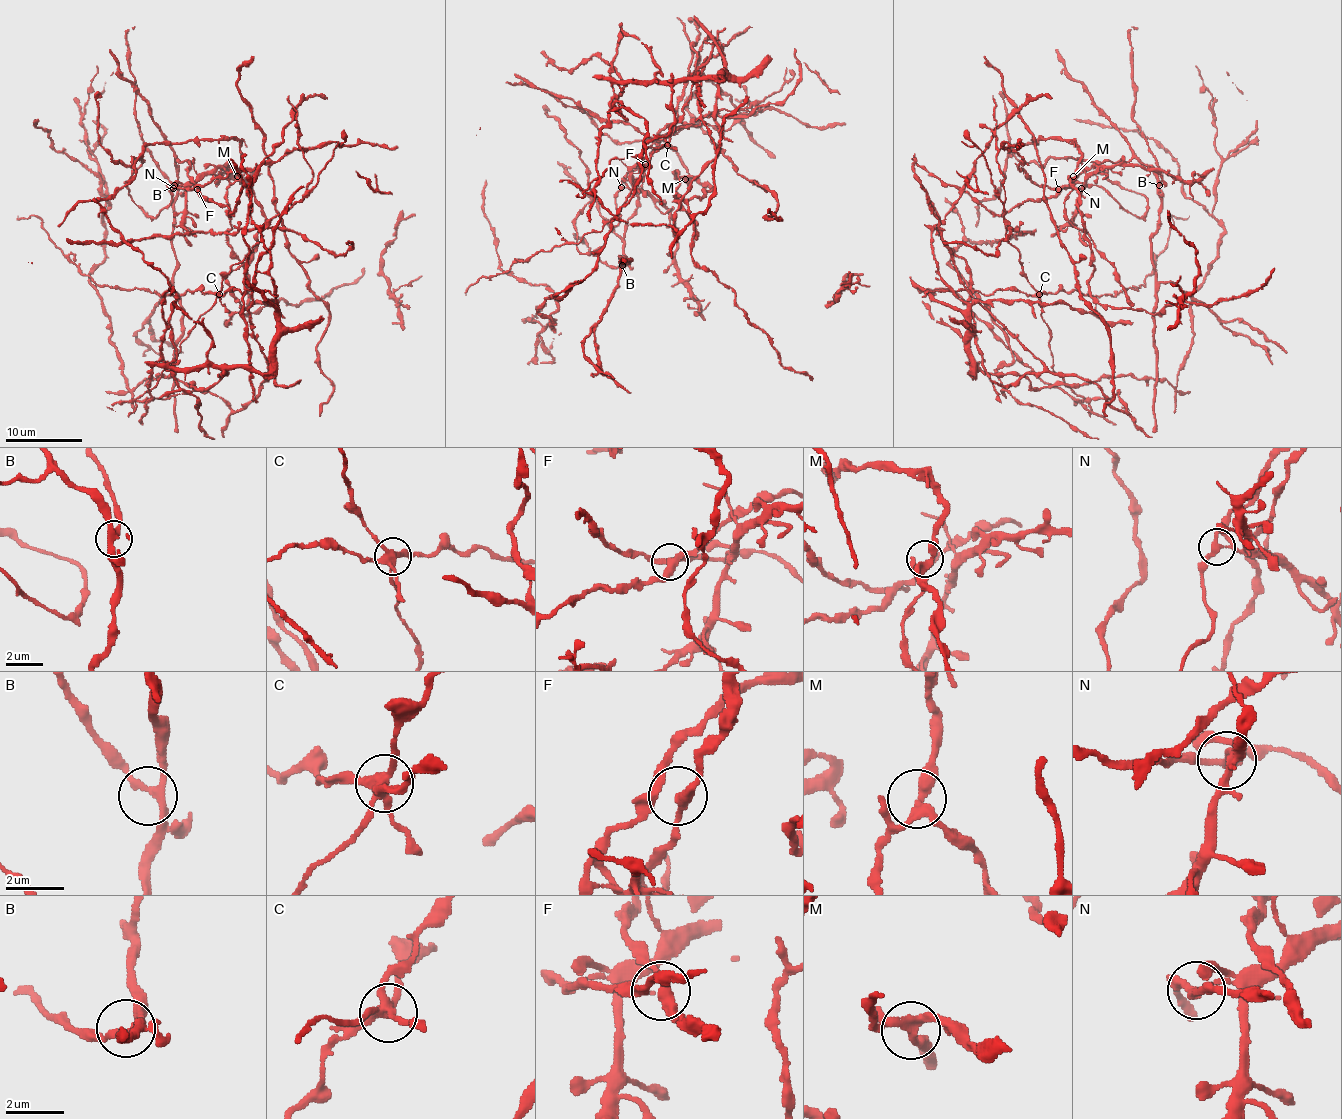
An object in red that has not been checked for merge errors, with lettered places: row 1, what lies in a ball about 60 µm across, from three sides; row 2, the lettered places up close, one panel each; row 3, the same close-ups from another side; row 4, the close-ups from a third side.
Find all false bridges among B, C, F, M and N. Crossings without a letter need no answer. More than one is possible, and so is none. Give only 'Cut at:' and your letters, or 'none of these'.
Cut at: C, N

